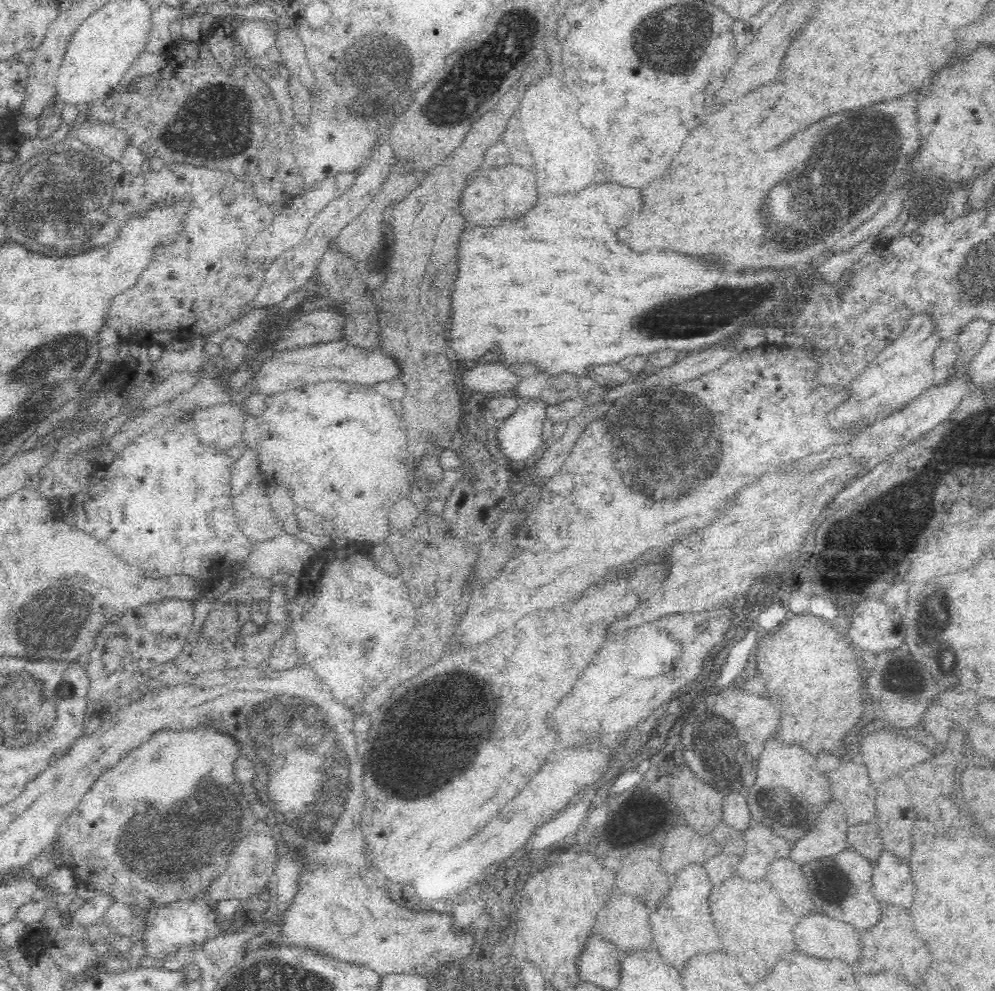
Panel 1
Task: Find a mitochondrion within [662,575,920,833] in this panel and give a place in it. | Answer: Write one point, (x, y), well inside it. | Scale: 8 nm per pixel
(704, 745)

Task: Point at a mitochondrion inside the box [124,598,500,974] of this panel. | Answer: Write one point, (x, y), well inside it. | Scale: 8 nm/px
(455, 709)

